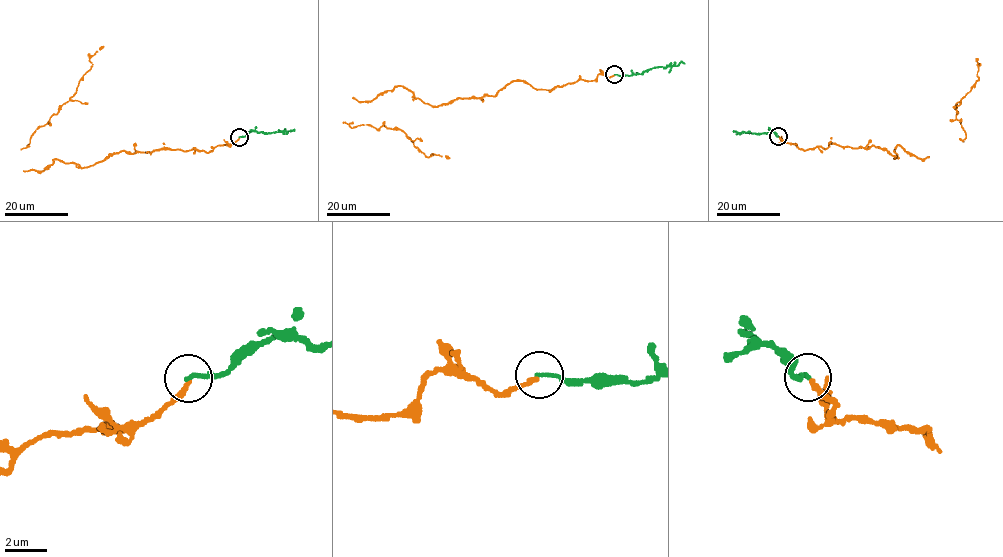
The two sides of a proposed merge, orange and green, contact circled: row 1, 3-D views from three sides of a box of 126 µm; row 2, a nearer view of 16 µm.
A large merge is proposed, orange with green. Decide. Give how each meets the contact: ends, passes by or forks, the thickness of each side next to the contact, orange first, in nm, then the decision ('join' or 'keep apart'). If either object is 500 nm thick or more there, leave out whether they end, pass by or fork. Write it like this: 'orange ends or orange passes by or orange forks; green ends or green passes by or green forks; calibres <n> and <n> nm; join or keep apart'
orange ends; green ends; calibres 260 and 200 nm; join

